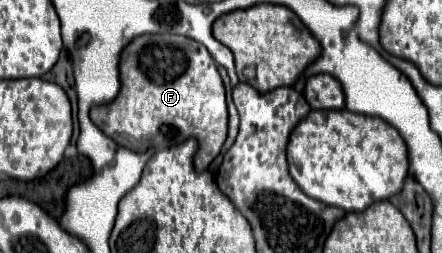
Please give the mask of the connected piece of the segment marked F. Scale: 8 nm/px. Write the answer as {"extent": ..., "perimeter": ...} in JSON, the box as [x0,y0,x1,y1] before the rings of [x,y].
{"extent":[91,34,227,172],"perimeter":[[[143,34],[143,36],[137,36],[123,52],[121,52],[121,64],[119,64],[119,70],[121,70],[121,92],[119,96],[109,102],[109,104],[101,104],[101,106],[93,106],[91,108],[91,120],[95,122],[95,126],[99,130],[103,130],[109,138],[113,138],[117,144],[125,146],[125,148],[131,148],[135,152],[145,152],[147,148],[155,146],[155,144],[161,144],[161,146],[177,146],[181,142],[185,142],[187,138],[197,138],[199,140],[199,150],[195,154],[195,168],[197,172],[203,172],[211,162],[213,158],[221,152],[221,146],[227,138],[227,104],[225,104],[225,88],[223,88],[223,80],[219,76],[219,70],[217,70],[217,64],[215,60],[209,56],[209,52],[205,48],[199,50],[199,46],[195,44],[195,40],[191,38],[185,38],[185,36],[177,36],[177,34]]]}

